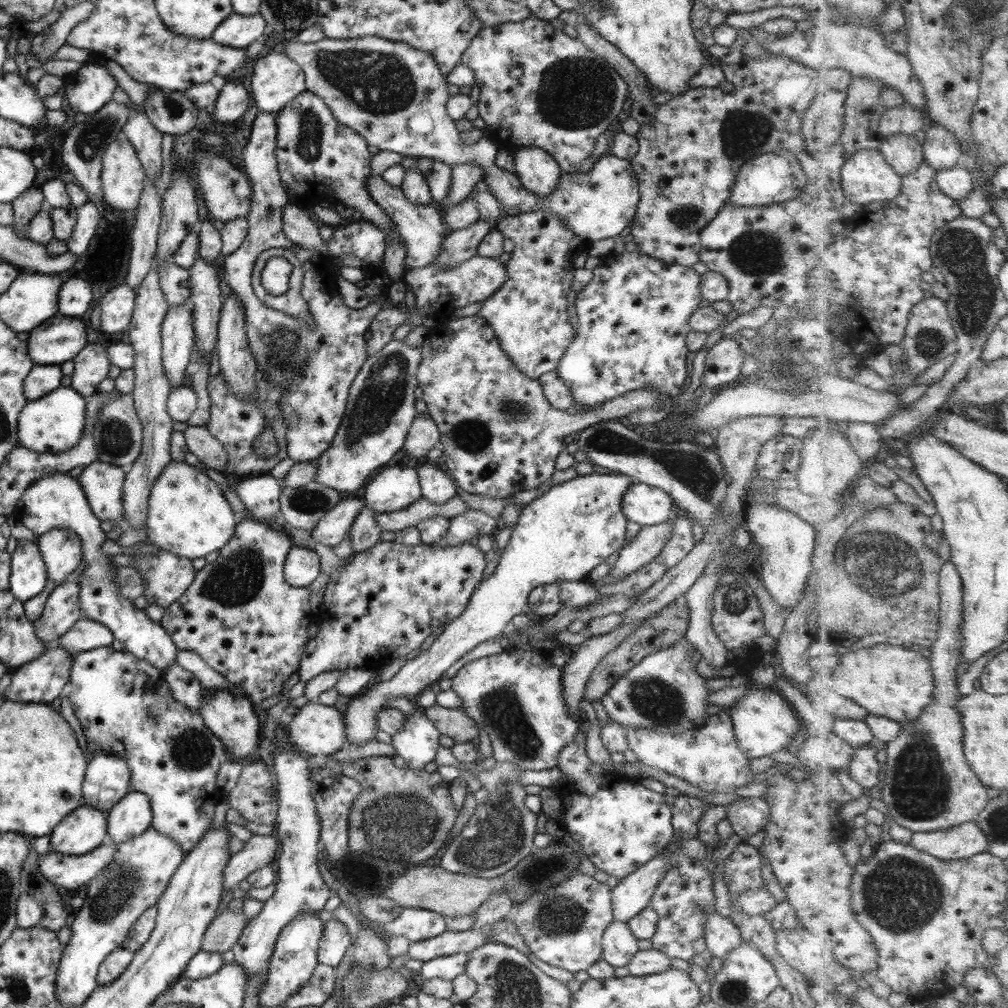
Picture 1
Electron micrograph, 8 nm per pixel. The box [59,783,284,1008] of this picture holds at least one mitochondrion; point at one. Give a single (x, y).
(118, 890)

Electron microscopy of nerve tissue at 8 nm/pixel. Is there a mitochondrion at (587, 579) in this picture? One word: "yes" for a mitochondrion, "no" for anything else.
no

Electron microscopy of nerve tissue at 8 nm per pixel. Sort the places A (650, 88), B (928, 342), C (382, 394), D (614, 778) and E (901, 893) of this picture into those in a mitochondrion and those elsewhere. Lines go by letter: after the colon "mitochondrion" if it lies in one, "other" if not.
A: other
B: mitochondrion
C: mitochondrion
D: other
E: mitochondrion

